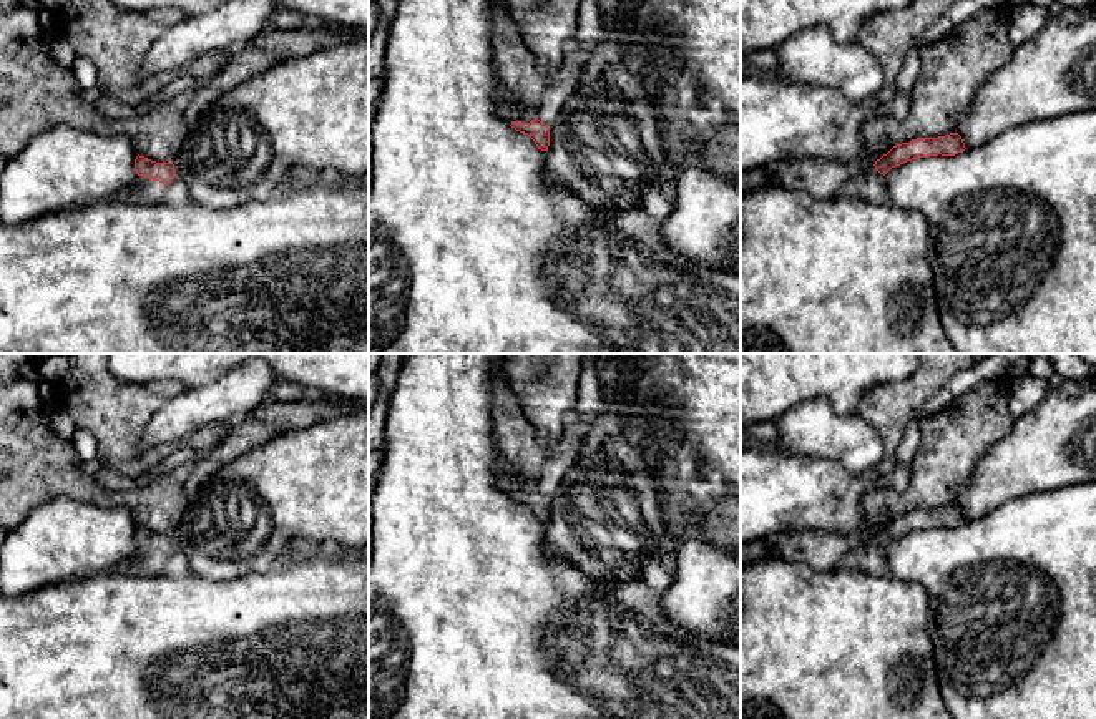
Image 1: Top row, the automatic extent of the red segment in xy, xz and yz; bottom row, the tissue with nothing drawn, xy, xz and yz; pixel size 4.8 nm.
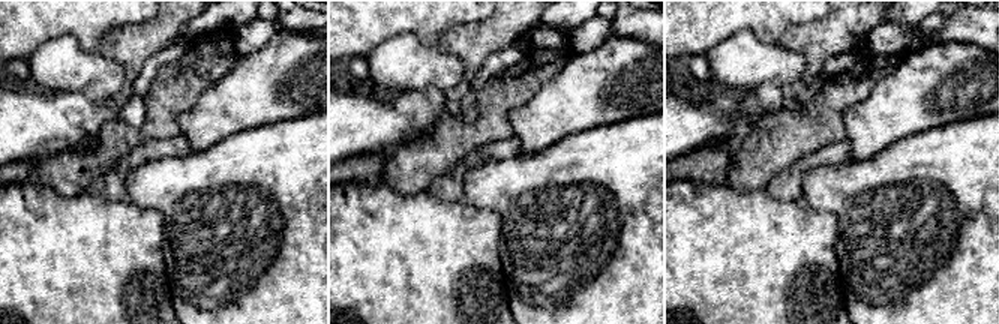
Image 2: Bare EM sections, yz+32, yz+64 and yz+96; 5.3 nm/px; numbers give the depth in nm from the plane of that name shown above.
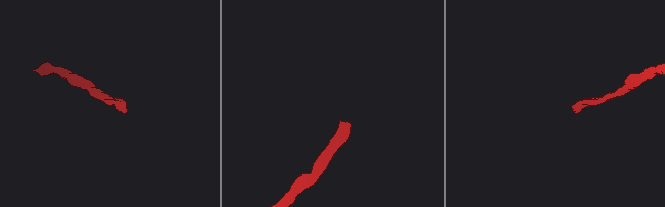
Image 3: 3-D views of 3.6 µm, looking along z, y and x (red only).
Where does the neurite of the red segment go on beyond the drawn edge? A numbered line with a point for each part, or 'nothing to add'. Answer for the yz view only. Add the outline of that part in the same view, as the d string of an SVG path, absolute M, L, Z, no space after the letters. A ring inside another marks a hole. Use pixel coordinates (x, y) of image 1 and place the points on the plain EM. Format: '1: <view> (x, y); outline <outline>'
1: yz (869, 557); outline M875 538L859 543L854 546L839 563L837 568L857 570L867 575L890 576L890 565L883 546Z

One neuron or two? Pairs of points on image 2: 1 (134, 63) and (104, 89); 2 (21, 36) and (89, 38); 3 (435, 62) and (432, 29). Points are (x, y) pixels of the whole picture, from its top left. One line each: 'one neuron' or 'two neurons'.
1: two neurons
2: one neuron
3: two neurons

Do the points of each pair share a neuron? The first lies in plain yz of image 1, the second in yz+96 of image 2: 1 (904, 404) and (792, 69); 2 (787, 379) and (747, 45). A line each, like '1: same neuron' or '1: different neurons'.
1: different neurons
2: different neurons

